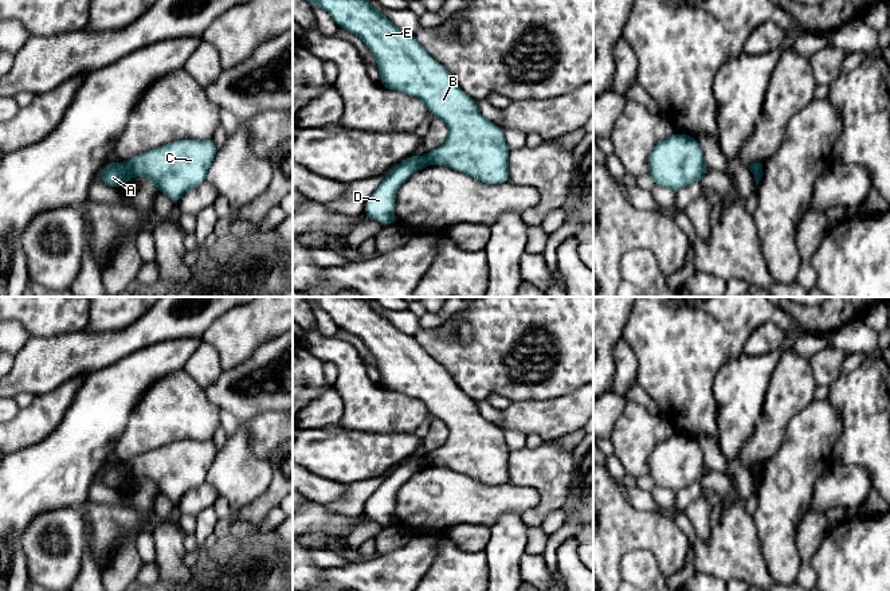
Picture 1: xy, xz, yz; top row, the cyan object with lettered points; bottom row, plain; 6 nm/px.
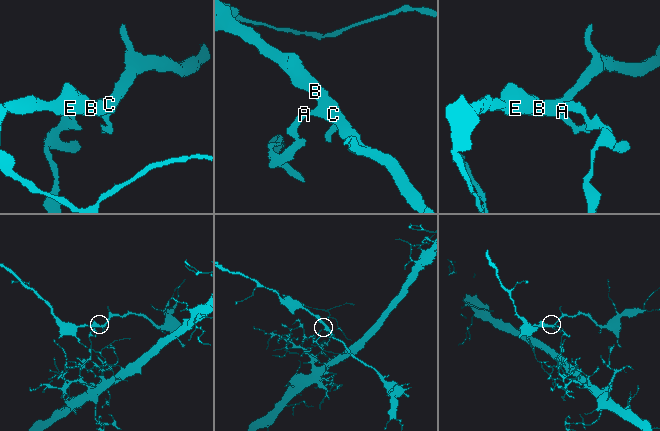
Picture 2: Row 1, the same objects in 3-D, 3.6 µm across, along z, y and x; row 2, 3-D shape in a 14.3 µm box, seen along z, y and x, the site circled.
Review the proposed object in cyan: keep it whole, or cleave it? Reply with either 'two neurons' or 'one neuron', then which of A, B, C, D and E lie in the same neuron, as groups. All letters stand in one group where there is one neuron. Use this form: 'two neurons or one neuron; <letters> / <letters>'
two neurons; A D / B C E

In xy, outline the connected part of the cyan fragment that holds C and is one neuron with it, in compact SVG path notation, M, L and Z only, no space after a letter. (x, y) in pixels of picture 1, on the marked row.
M185 138L134 156L126 163L126 168L130 177L148 177L177 204L188 189L207 181L207 172L216 153L213 138Z

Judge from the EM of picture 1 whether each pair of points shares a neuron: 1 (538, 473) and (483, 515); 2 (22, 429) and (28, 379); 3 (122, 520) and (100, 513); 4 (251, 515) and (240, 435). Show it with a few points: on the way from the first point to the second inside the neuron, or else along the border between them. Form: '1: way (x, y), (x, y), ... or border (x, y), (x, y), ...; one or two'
1: border (510, 481), (538, 494), (538, 503), (522, 516); two
2: border (65, 383), (35, 396); two
3: way (117, 520), (105, 519); one
4: border (270, 480), (269, 488), (238, 519); two

